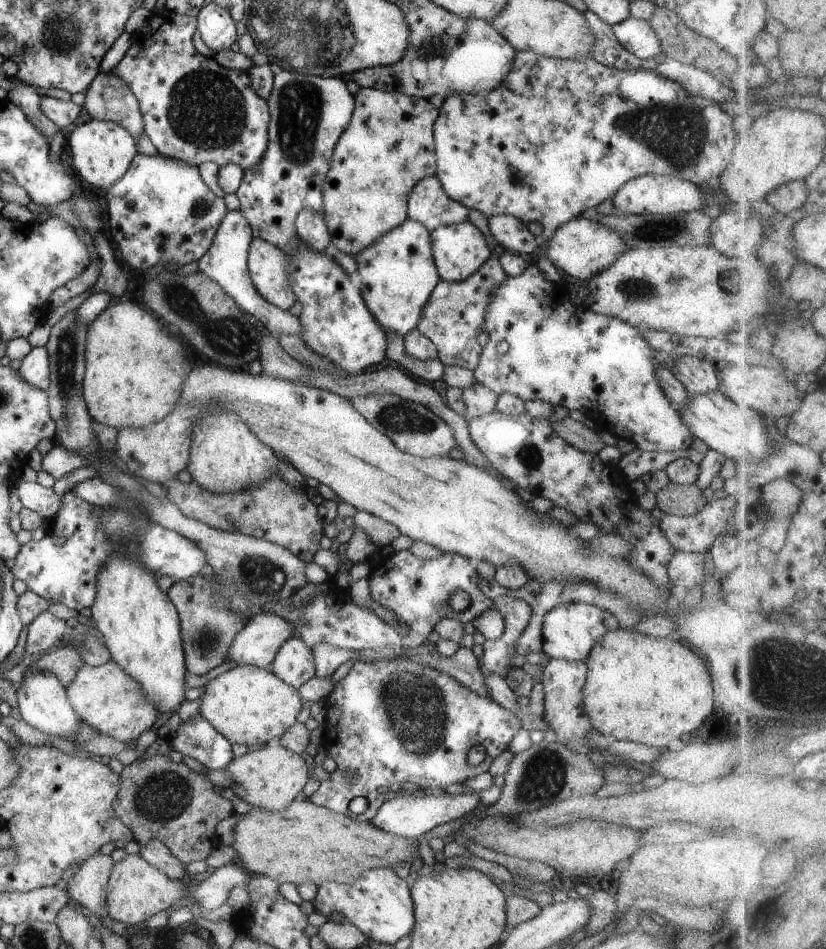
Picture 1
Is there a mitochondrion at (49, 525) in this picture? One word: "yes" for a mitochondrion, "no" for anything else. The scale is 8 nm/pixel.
no

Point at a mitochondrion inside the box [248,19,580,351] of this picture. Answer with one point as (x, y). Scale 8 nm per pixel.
(299, 114)

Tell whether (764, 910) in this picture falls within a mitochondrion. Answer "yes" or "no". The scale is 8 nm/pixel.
no

